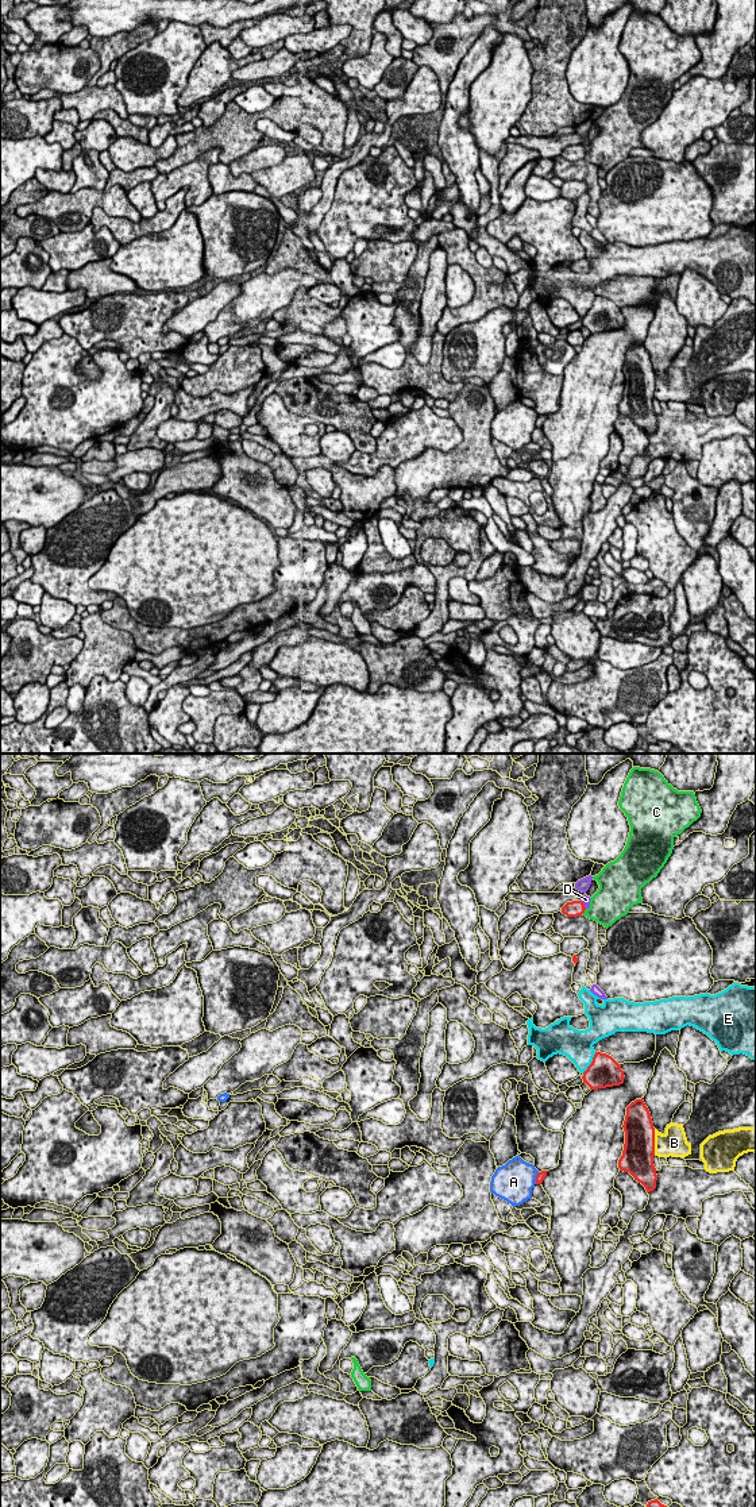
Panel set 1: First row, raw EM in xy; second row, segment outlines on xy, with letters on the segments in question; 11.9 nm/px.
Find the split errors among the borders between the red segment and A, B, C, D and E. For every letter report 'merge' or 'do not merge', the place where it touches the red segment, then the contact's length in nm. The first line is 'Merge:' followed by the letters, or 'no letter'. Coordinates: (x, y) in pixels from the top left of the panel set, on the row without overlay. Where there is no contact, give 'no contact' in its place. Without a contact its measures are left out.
Merge: no letter
A: do not merge; contact xy (536, 421); length 150 nm
B: do not merge; contact xy (654, 385); length 300 nm
C: do not merge; contact xy (583, 155); length 80 nm
D: do not merge; contact xy (583, 147); length 130 nm
E: do not merge; contact xy (591, 307); length 300 nm

